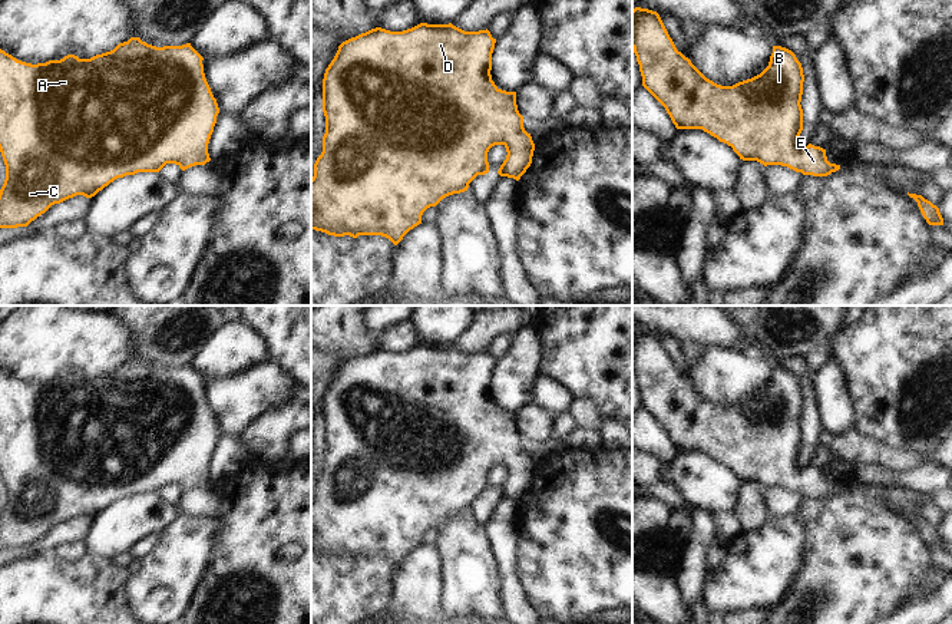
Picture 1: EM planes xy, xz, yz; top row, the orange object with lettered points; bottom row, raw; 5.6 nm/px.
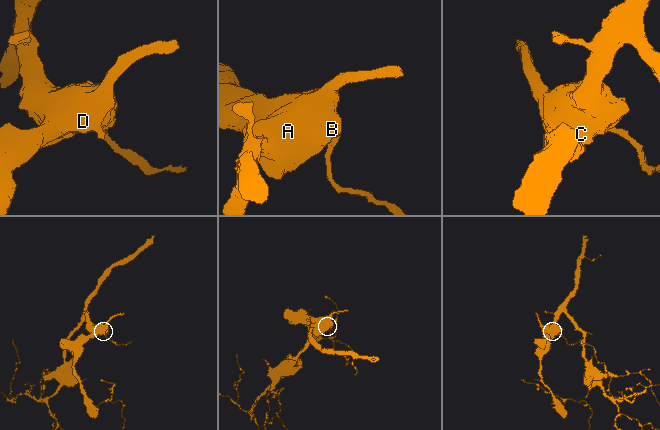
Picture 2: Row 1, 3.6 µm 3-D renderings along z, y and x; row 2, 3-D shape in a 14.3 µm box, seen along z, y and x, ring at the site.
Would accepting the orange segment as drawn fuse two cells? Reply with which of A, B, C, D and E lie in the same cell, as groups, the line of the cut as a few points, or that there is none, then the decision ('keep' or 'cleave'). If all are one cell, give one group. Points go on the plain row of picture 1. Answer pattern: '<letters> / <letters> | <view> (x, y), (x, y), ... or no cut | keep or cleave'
A B C D E | no cut | keep

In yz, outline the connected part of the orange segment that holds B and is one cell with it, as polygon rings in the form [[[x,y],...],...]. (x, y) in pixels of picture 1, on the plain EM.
[[[635,328],[632,331],[632,370],[639,386],[642,407],[665,429],[677,450],[703,450],[720,463],[727,465],[743,482],[757,482],[767,486],[787,488],[803,496],[827,498],[840,491],[830,485],[826,471],[809,465],[801,468],[799,458],[803,452],[803,389],[796,376],[781,367],[773,367],[768,387],[757,397],[733,407],[721,407],[707,400],[688,379],[677,372],[660,336],[657,333]]]

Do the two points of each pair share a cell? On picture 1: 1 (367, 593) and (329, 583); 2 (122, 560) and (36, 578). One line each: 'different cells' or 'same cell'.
1: same cell
2: different cells

